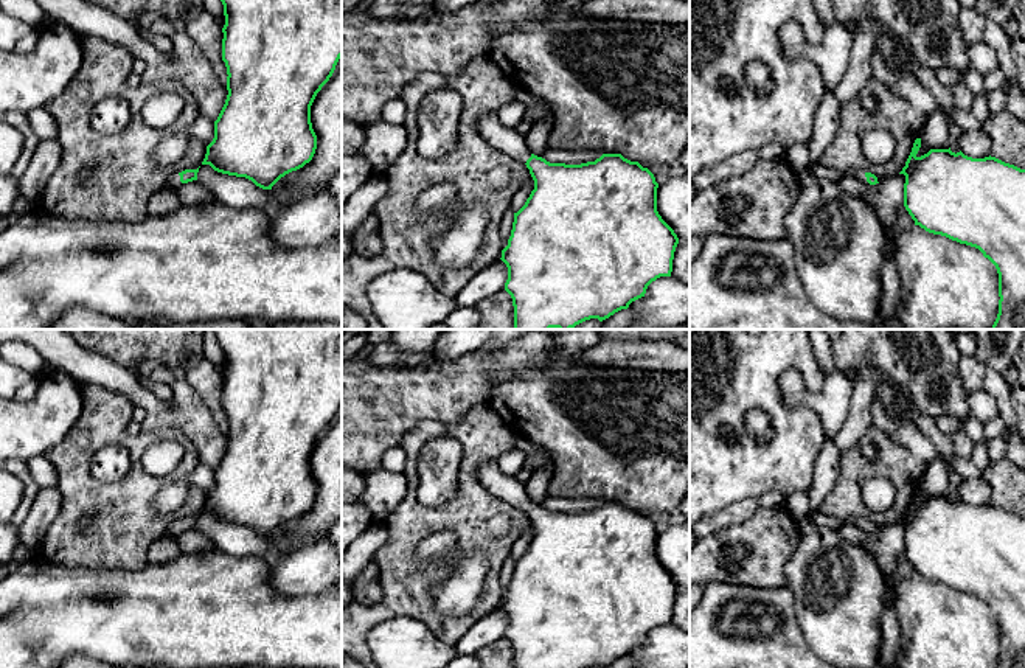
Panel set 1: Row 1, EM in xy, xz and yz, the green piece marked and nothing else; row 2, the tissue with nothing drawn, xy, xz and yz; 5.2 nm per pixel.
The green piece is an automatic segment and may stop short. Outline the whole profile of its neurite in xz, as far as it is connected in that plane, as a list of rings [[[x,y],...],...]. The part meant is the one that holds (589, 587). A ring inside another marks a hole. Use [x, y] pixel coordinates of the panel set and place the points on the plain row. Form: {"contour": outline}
{"contour": [[[497,461],[485,463],[477,477],[494,496],[525,511],[534,528],[525,553],[514,561],[511,584],[500,606],[508,615],[505,638],[512,646],[514,668],[606,668],[645,645],[652,629],[671,625],[679,586],[657,559],[658,531],[648,516],[621,502],[603,502],[581,513],[550,511],[534,503],[525,483],[505,475]]]}

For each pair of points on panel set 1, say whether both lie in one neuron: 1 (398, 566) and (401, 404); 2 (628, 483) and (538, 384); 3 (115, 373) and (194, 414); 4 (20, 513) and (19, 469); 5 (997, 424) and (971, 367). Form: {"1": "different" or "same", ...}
{"1": "different", "2": "same", "3": "same", "4": "same", "5": "different"}

